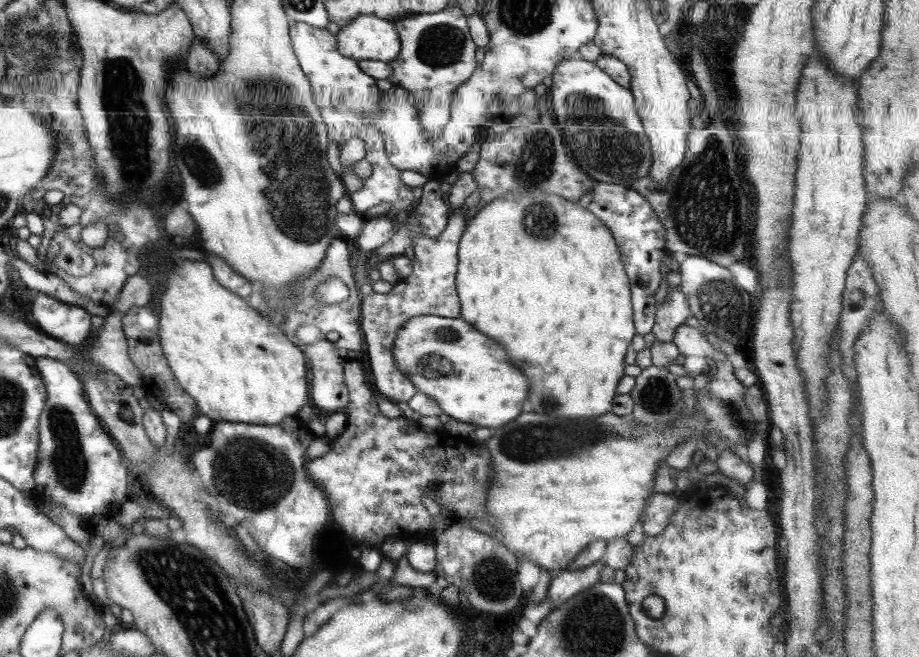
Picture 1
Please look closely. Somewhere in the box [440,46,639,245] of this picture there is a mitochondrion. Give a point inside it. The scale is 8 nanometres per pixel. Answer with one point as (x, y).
(533, 168)

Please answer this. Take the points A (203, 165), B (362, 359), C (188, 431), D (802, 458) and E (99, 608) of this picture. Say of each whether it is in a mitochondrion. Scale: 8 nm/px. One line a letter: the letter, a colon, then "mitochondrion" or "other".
A: mitochondrion
B: other
C: other
D: other
E: other

